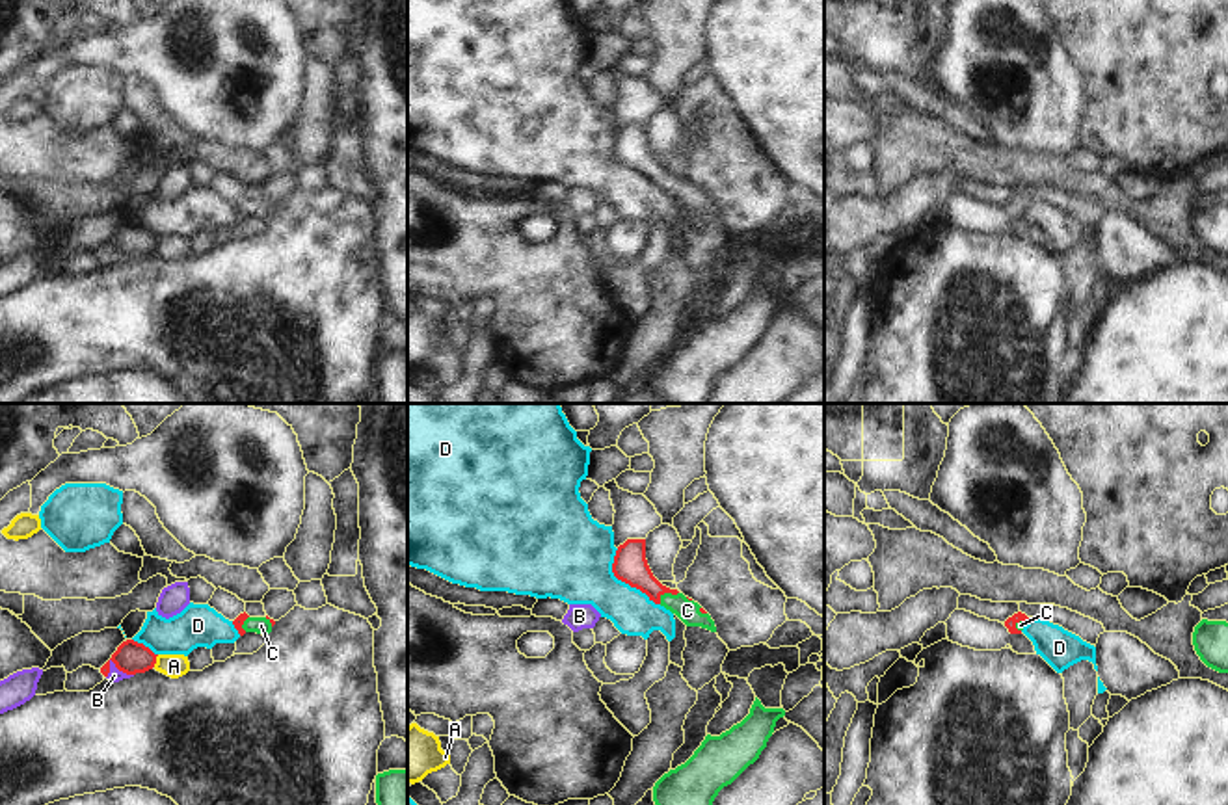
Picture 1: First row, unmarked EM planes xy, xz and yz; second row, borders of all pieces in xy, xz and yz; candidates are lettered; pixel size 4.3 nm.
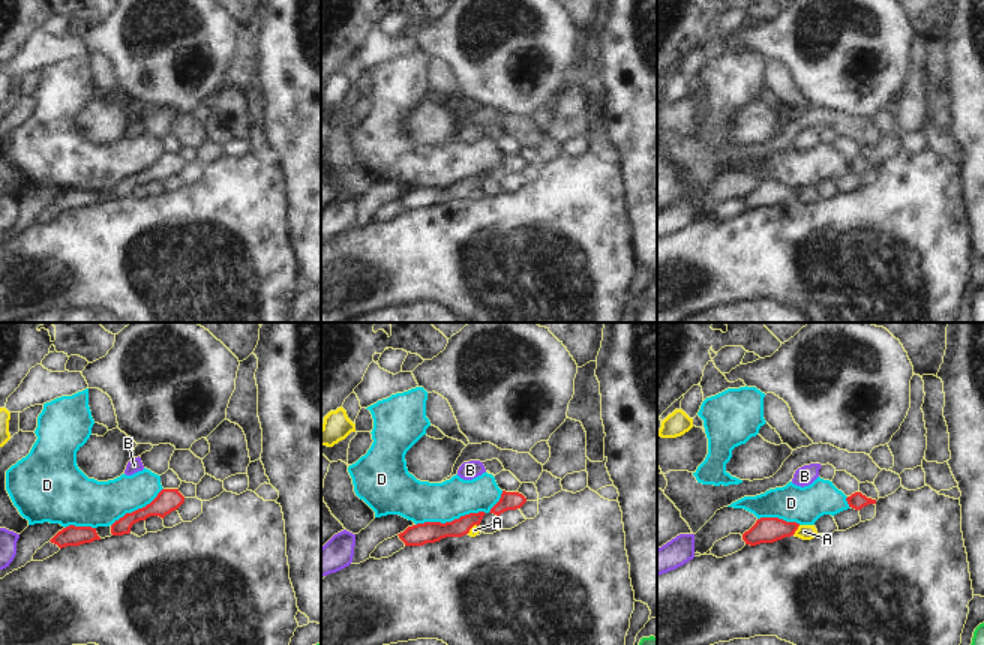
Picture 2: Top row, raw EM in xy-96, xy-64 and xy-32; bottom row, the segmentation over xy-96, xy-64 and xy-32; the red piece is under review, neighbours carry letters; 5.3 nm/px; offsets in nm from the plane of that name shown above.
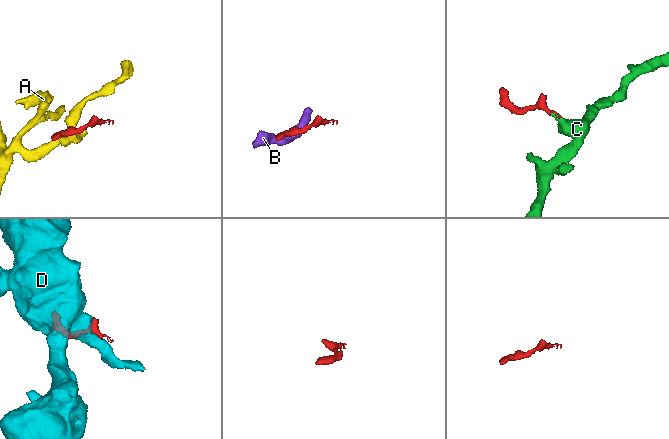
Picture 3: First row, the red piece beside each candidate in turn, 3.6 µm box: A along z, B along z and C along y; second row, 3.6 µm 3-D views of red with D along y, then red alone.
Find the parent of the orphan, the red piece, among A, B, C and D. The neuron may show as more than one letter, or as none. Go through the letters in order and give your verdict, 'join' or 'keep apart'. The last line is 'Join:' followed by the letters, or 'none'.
A: keep apart
B: keep apart
C: join
D: keep apart
Join: C

